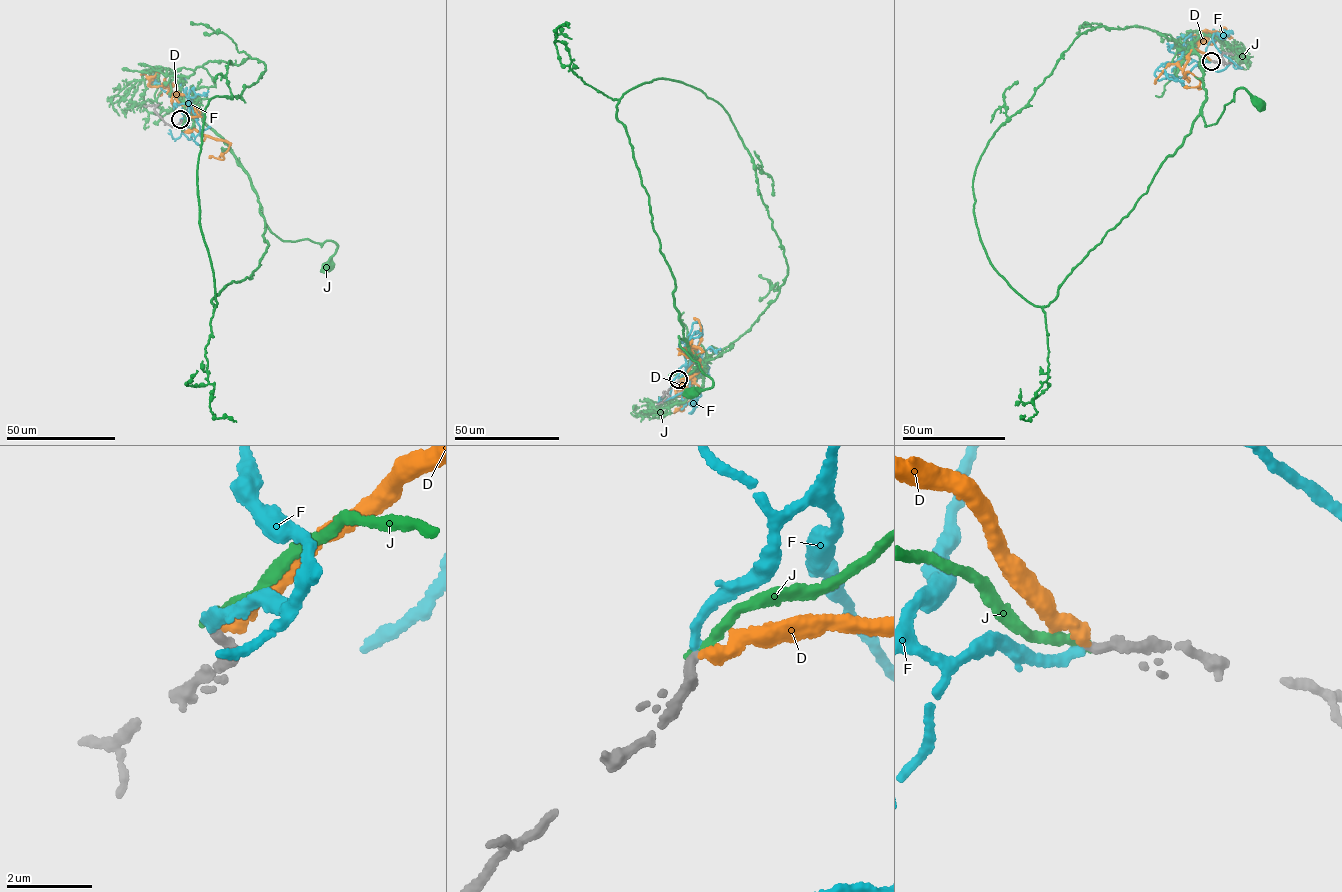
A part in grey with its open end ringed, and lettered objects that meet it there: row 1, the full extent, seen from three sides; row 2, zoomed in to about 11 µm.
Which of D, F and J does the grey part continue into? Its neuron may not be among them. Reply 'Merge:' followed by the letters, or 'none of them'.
Merge: F

